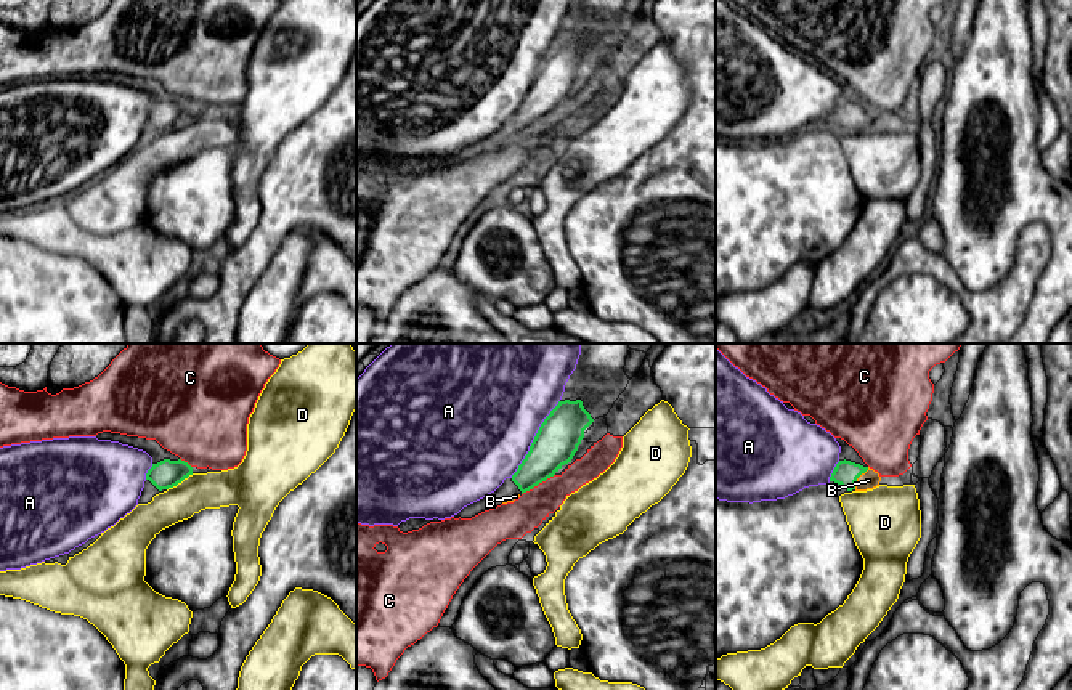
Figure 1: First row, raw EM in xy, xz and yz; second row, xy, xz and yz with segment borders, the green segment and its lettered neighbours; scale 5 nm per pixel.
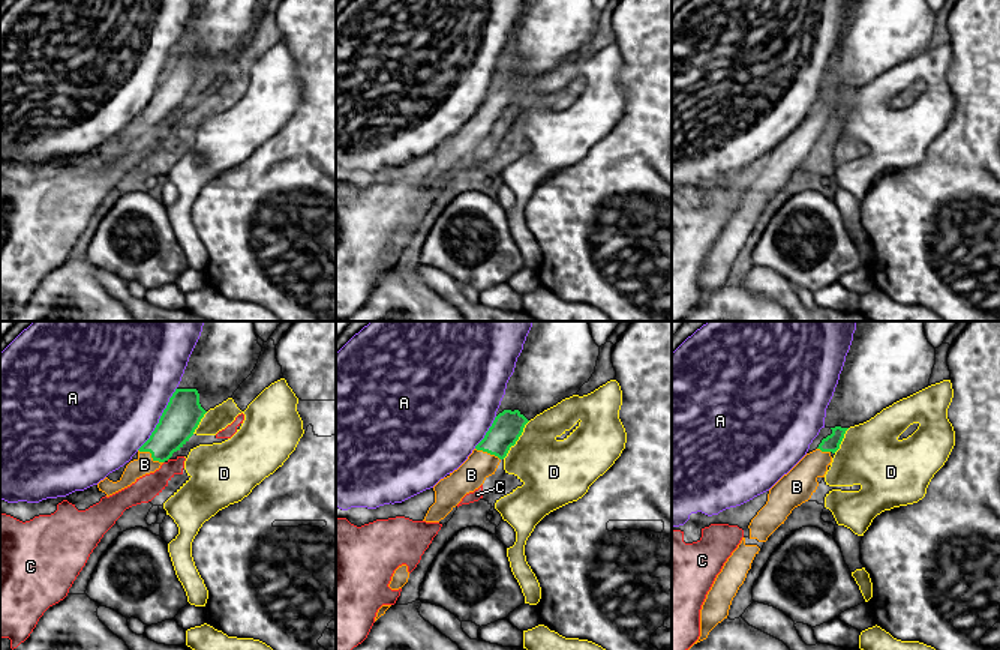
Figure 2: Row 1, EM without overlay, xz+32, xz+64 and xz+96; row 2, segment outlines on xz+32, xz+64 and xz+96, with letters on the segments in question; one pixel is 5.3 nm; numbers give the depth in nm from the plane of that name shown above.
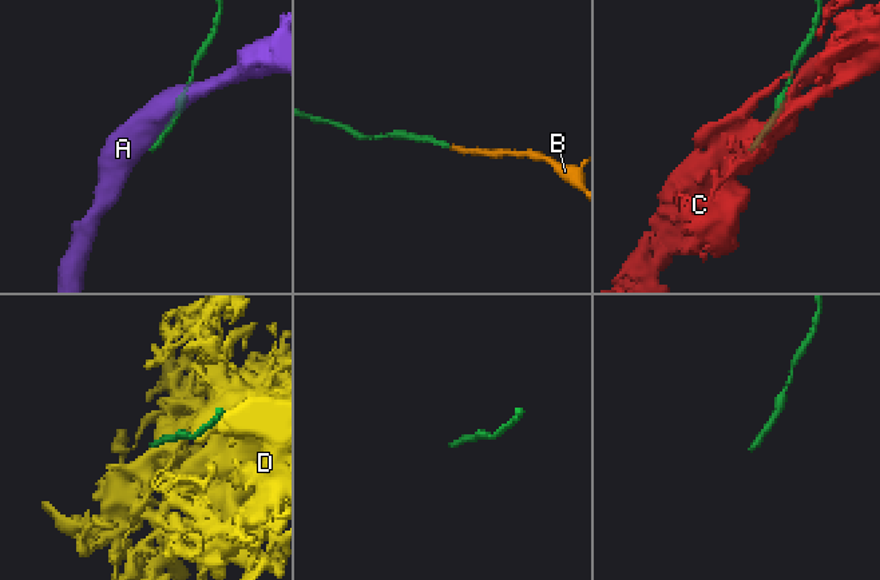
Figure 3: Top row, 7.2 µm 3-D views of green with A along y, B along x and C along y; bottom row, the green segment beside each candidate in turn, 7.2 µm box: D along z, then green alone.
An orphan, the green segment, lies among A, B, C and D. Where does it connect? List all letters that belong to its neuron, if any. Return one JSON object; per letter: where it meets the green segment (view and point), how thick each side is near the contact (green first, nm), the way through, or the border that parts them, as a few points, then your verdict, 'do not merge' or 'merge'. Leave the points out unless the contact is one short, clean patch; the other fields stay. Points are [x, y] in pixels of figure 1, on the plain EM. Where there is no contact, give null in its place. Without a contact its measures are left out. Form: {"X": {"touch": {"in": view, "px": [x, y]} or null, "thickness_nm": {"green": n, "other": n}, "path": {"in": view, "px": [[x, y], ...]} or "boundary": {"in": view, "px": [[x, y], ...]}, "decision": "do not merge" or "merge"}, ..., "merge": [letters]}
{"A": {"touch": {"in": "xz", "px": [535, 79]}, "thickness_nm": {"green": 220, "other": 480}, "decision": "do not merge"}, "B": {"touch": {"in": "yz", "px": [857, 117]}, "thickness_nm": {"green": 120, "other": 90}, "path": {"in": "yz", "px": [[846, 113], [857, 117], [868, 121]]}, "decision": "merge"}, "C": {"touch": {"in": "xz", "px": [538, 124]}, "thickness_nm": {"green": 220, "other": 190}, "decision": "do not merge"}, "D": {"touch": {"in": "xy", "px": [180, 122]}, "thickness_nm": {"green": 140, "other": 190}, "decision": "do not merge"}, "merge": ["B"]}

